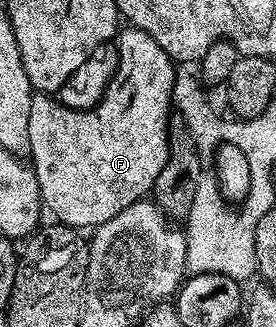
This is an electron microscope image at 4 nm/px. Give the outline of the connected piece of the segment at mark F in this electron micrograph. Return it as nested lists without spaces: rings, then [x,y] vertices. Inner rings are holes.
[[[124,28],[118,34],[118,53],[119,66],[116,74],[110,79],[105,89],[104,97],[91,110],[72,110],[66,107],[55,97],[49,96],[43,92],[33,93],[30,100],[30,144],[28,145],[28,154],[30,155],[30,165],[36,171],[38,188],[40,189],[40,200],[45,211],[53,214],[57,223],[71,226],[81,232],[89,228],[95,228],[106,224],[106,220],[114,220],[118,212],[130,208],[130,204],[147,199],[156,189],[158,172],[162,172],[162,167],[166,164],[168,155],[168,119],[173,113],[172,89],[176,83],[176,66],[172,57],[162,48],[158,48],[155,40],[146,32],[135,28]]]

